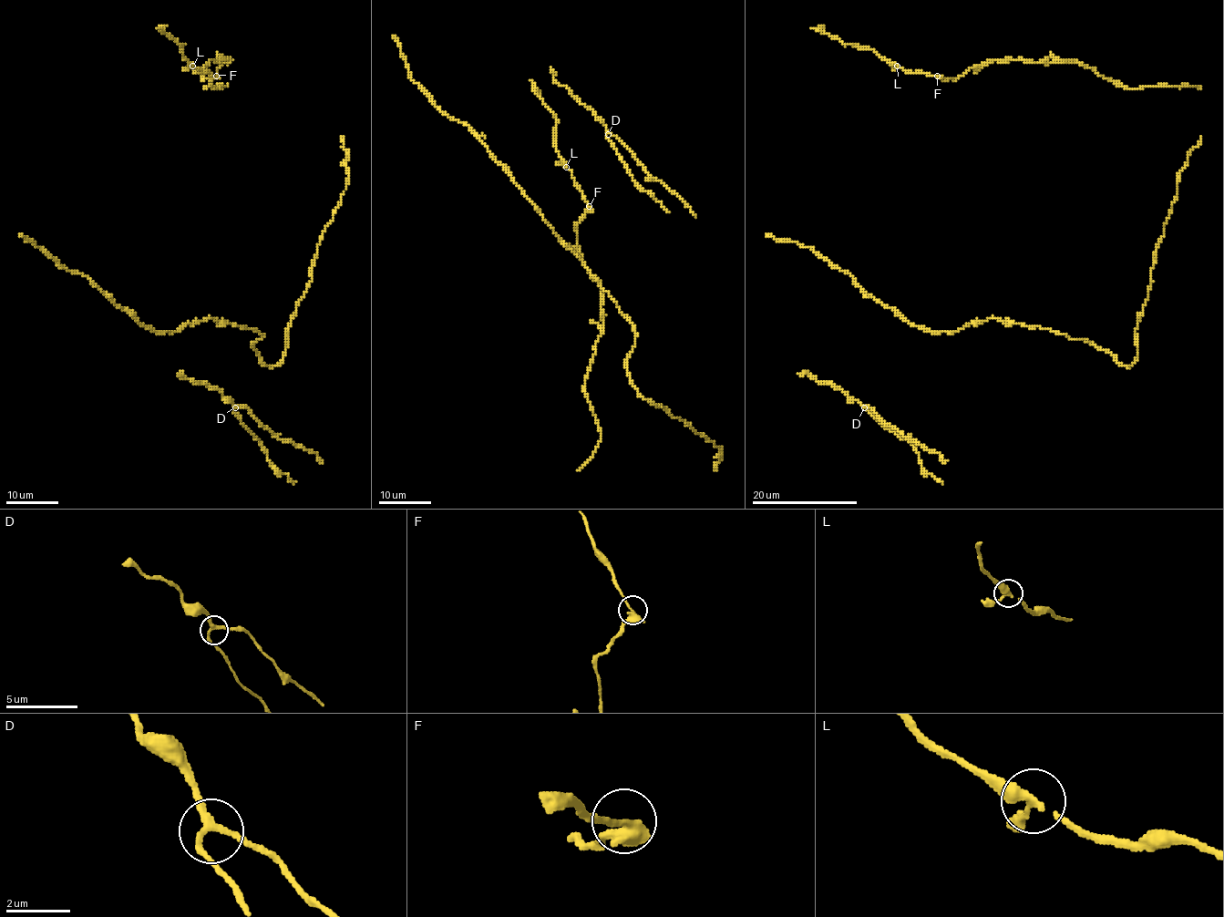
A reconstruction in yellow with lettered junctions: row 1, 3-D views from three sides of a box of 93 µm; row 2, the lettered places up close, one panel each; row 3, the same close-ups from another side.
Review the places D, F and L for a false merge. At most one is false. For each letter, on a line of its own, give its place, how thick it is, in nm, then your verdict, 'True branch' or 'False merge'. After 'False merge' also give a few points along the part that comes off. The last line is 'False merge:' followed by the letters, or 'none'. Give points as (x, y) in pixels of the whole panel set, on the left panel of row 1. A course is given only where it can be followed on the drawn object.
D: Place: (235, 407). Thickness 200 nm. True branch
F: Place: (216, 76). Thickness 280 nm. True branch
L: Place: (192, 66). Thickness 240 nm. True branch
False merge: none

